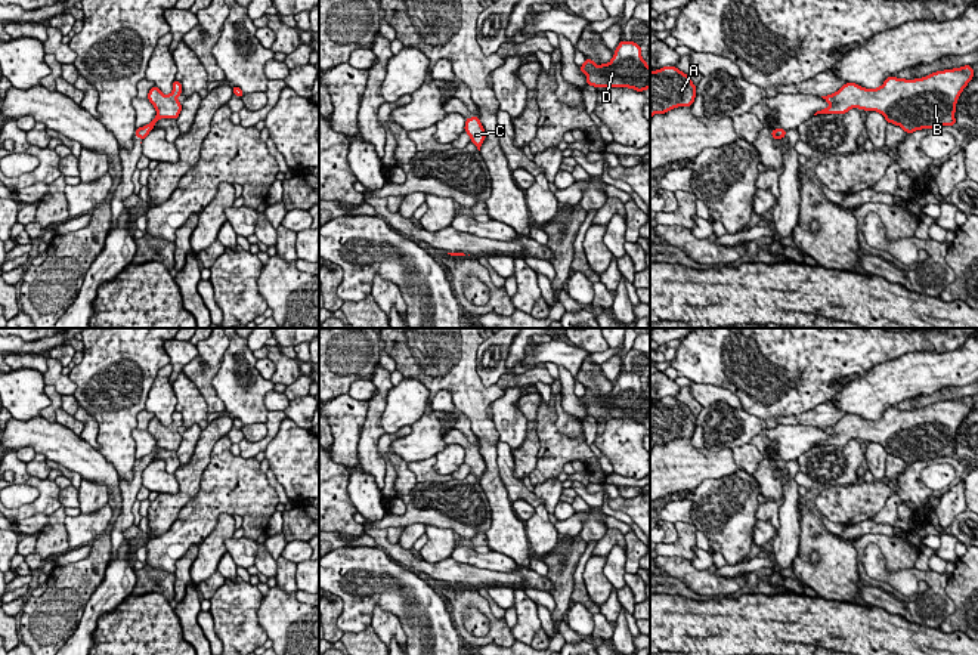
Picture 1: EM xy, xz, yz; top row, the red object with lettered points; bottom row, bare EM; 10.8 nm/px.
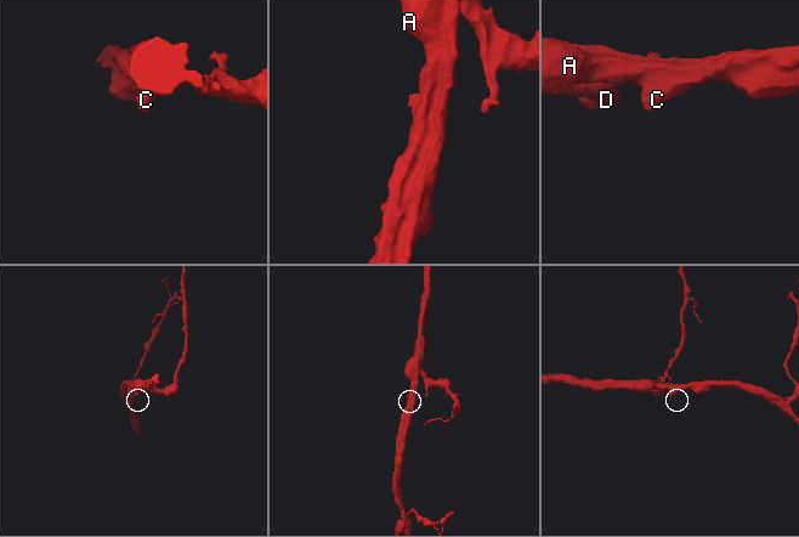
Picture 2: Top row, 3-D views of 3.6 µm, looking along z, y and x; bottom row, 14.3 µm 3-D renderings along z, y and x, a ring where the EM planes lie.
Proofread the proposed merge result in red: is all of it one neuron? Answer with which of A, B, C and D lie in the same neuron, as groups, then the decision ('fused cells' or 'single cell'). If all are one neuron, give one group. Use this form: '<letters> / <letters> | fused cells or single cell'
A B C D | single cell

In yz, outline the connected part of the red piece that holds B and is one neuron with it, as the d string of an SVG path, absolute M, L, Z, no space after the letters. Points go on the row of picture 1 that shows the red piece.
M971 65L932 72L922 78L888 77L878 89L855 83L844 84L833 95L821 96L830 103L817 114L847 114L851 108L880 112L892 123L913 133L937 126L954 126L956 102L974 77Z

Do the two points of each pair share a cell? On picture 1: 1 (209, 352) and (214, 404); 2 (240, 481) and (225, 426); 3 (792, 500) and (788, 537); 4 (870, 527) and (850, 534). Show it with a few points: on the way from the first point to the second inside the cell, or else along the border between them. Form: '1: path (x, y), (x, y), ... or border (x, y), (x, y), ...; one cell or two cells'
1: path (210, 365), (207, 370), (207, 391); one cell
2: border (226, 433), (216, 442), (207, 465); two cells
3: path (789, 509), (789, 528); one cell
4: path (866, 527), (854, 531); one cell

